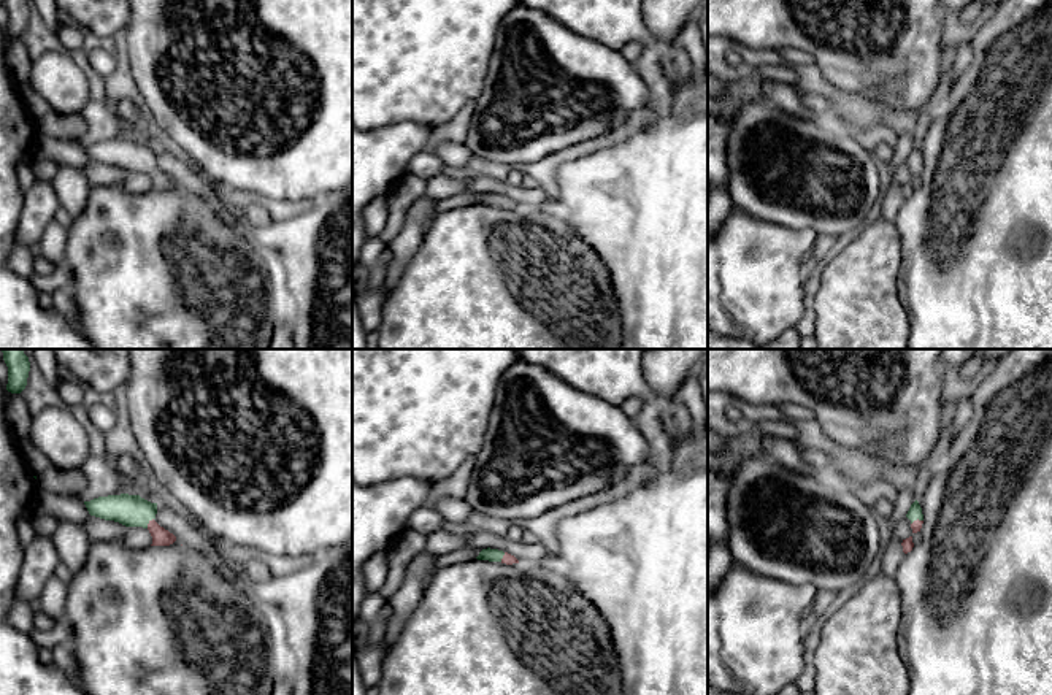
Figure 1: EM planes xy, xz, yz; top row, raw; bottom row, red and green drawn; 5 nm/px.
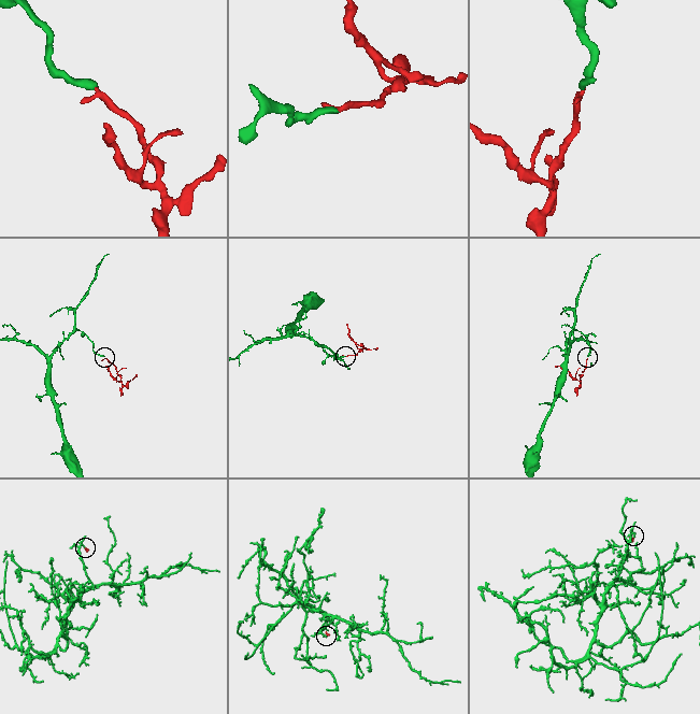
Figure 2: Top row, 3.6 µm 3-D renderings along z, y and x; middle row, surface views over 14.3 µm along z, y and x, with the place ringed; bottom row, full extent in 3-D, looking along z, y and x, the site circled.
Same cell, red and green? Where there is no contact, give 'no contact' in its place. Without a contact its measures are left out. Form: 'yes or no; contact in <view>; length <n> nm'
yes; contact in xy; length 70 nm

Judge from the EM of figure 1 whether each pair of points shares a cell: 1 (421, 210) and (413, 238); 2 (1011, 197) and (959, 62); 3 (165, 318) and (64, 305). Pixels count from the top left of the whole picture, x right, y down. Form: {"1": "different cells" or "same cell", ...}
{"1": "same cell", "2": "different cells", "3": "different cells"}

